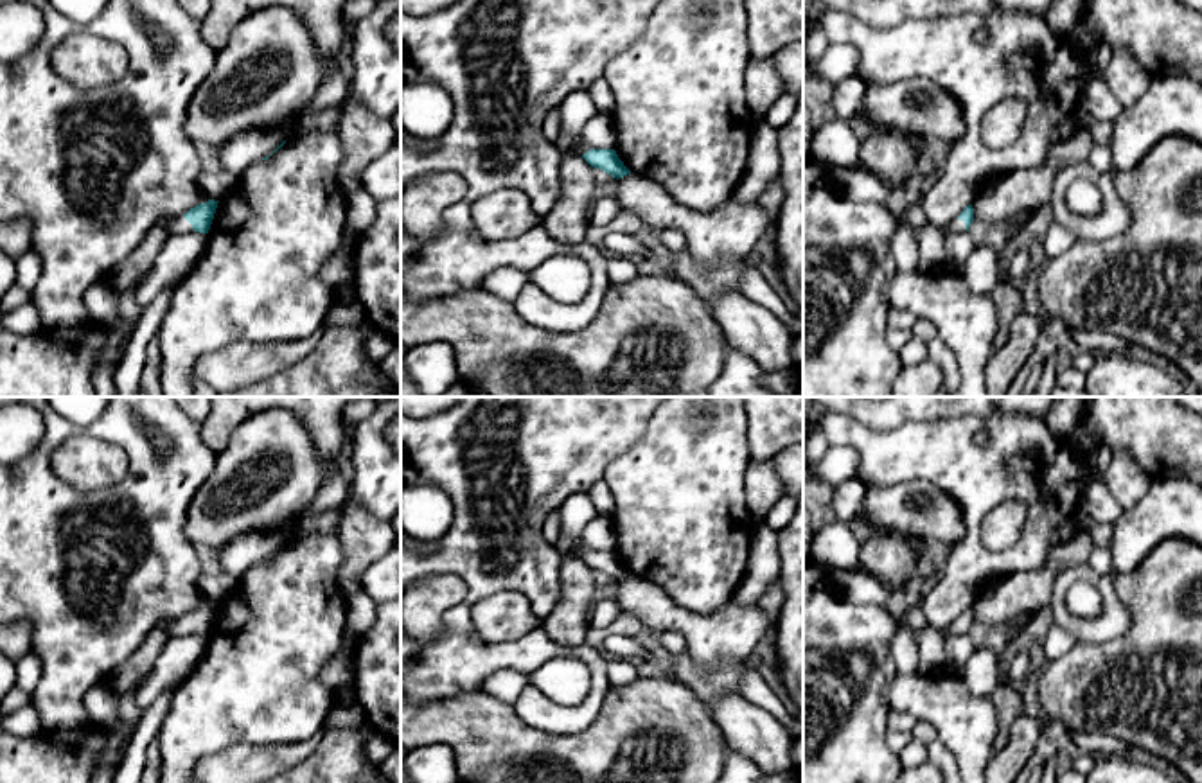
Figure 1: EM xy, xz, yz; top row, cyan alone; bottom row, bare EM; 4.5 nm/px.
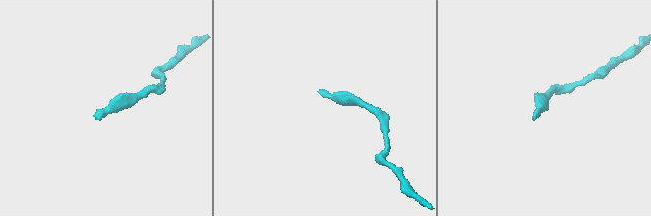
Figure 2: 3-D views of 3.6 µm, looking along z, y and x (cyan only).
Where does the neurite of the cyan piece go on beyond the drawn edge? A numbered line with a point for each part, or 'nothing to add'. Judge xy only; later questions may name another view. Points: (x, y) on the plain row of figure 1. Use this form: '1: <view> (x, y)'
1: xy (178, 627)

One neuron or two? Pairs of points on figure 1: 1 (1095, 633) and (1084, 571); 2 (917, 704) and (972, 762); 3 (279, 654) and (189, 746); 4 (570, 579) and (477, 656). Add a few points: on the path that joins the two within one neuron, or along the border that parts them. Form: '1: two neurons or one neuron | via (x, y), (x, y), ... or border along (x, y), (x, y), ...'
1: one neuron | via (1109, 616), (1109, 593), (1100, 584)
2: one neuron | via (935, 710), (969, 744)
3: one neuron | via (256, 677), (209, 722)
4: two neurons | border along (570, 557), (561, 568), (557, 604), (541, 624)

